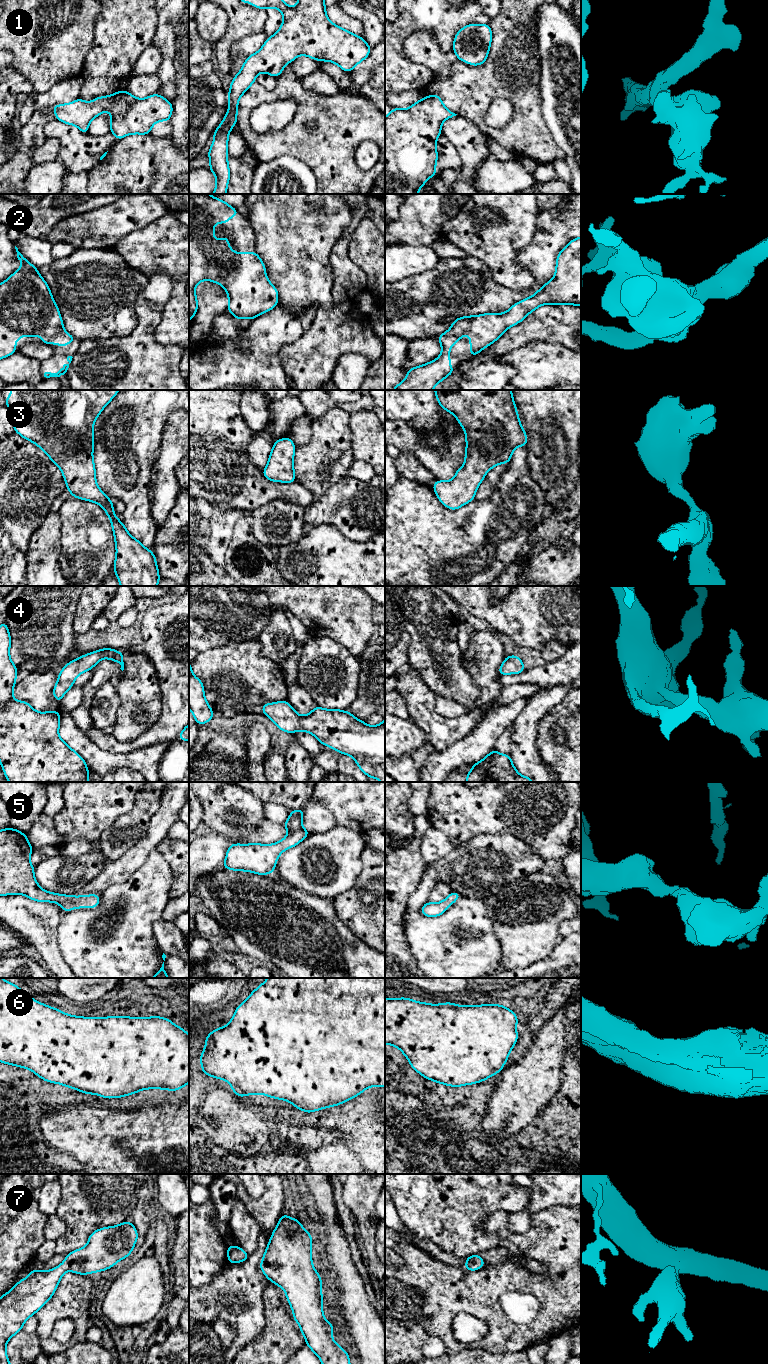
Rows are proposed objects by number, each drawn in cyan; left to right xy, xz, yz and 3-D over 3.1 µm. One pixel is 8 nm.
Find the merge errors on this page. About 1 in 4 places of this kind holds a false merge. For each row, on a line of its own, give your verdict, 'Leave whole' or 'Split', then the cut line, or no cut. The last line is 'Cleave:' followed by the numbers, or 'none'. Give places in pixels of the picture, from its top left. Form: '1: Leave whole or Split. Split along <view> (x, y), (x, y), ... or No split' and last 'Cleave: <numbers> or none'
1: Leave whole. No split
2: Leave whole. No split
3: Leave whole. No split
4: Leave whole. No split
5: Leave whole. No split
6: Leave whole. No split
7: Leave whole. No split
Cleave: none

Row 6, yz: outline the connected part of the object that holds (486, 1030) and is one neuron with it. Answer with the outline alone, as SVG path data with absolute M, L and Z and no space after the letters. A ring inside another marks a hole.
M408 997L405 998L385 998L385 1044L389 1044L397 1047L409 1060L411 1067L416 1070L421 1076L434 1081L435 1083L442 1083L446 1086L459 1087L464 1085L470 1085L474 1083L480 1083L492 1075L499 1073L507 1061L509 1054L518 1040L518 1032L516 1031L516 1025L518 1024L518 1018L516 1014L499 1004L482 1004L478 1006L465 1006L456 1005L452 1002L439 1003L433 1005L431 1003L422 1003L415 1000L411 1000Z

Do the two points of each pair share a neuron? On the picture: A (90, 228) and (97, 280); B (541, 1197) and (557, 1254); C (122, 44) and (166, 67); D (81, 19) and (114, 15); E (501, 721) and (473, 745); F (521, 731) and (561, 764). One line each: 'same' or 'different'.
A: different
B: different
C: different
D: different
E: same
F: different

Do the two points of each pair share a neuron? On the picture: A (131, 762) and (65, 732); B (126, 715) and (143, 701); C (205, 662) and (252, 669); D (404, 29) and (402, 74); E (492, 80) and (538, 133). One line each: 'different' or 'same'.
A: same
B: same
C: same
D: same
E: same

